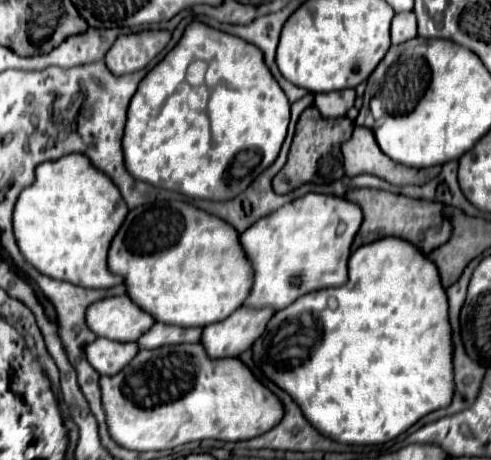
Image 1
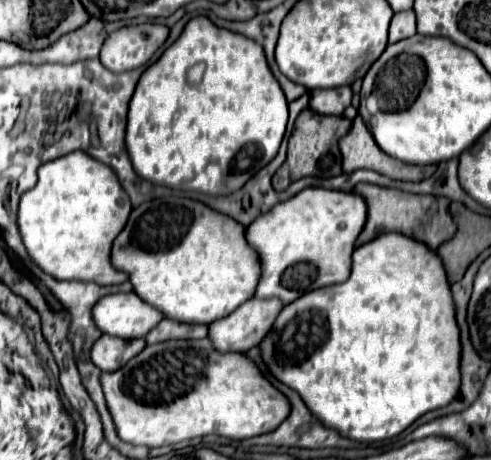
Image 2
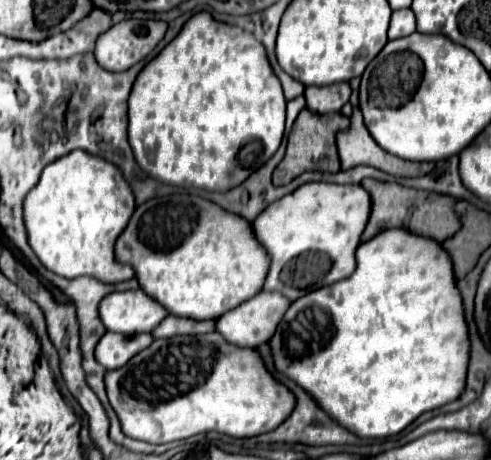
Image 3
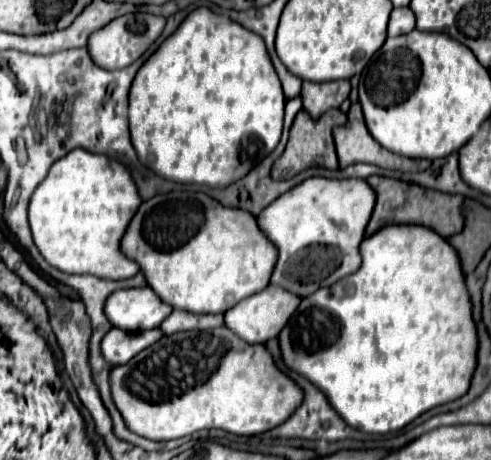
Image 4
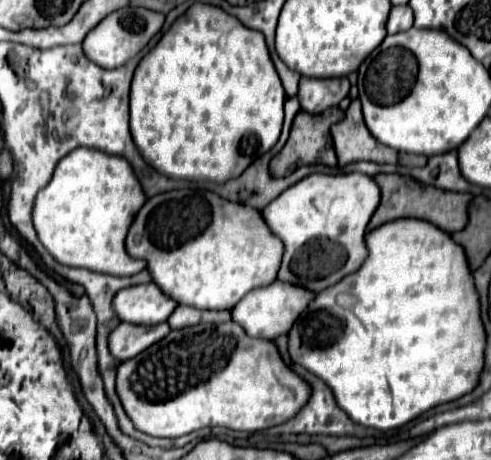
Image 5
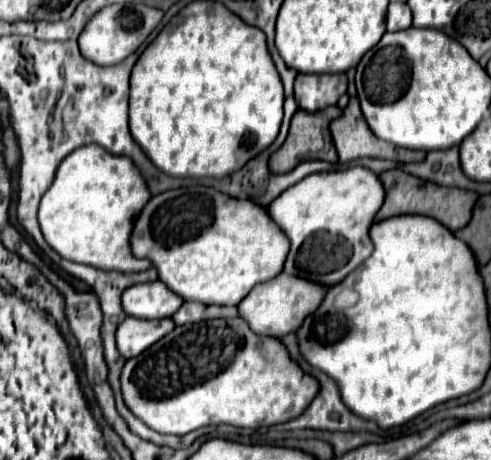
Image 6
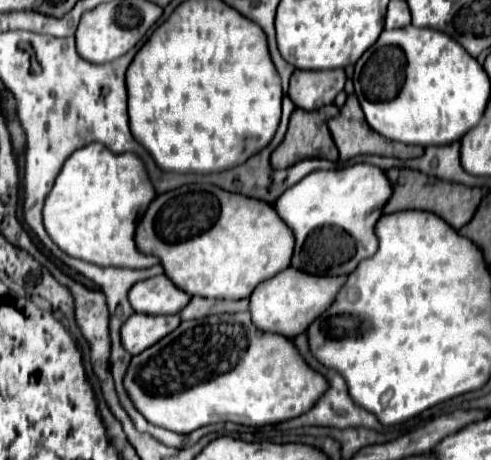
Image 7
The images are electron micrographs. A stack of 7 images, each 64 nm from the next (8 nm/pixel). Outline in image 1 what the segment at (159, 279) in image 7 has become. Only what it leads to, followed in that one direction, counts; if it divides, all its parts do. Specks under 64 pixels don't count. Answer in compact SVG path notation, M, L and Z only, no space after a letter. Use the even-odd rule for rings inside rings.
M126 294L94 302L86 310L86 324L98 338L114 342L136 342L154 324L152 316L140 312Z

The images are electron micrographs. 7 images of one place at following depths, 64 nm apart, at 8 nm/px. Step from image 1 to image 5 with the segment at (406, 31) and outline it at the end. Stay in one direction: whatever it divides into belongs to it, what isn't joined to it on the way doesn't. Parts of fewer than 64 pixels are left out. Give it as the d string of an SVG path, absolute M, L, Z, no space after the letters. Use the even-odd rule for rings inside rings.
M392 6L388 16L388 34L398 34L410 30L414 24L414 14L410 6Z

